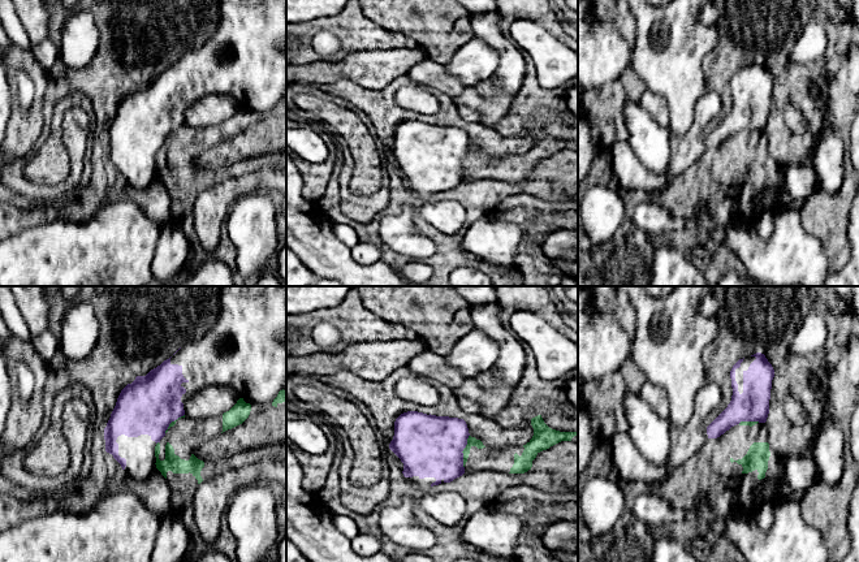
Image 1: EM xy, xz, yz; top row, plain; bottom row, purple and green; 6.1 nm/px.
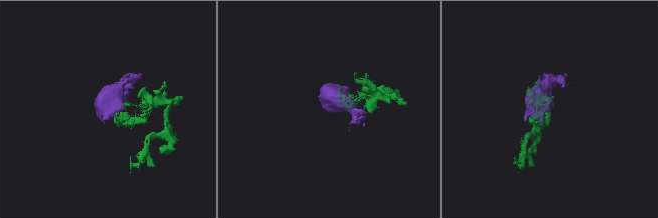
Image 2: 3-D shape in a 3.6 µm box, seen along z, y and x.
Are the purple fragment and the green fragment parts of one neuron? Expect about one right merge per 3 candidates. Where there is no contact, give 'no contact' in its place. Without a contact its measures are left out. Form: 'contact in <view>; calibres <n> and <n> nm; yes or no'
contact in xz; calibres 380 and 60 nm; no

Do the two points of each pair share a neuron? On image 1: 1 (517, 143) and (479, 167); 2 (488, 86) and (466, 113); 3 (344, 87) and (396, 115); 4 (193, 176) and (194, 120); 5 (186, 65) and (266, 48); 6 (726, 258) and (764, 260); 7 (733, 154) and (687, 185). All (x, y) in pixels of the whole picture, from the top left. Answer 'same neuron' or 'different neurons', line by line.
1: different neurons
2: same neuron
3: same neuron
4: different neurons
5: same neuron
6: different neurons
7: same neuron

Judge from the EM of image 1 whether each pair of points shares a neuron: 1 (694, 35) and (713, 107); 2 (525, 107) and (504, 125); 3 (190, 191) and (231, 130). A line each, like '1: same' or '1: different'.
1: same
2: same
3: same

